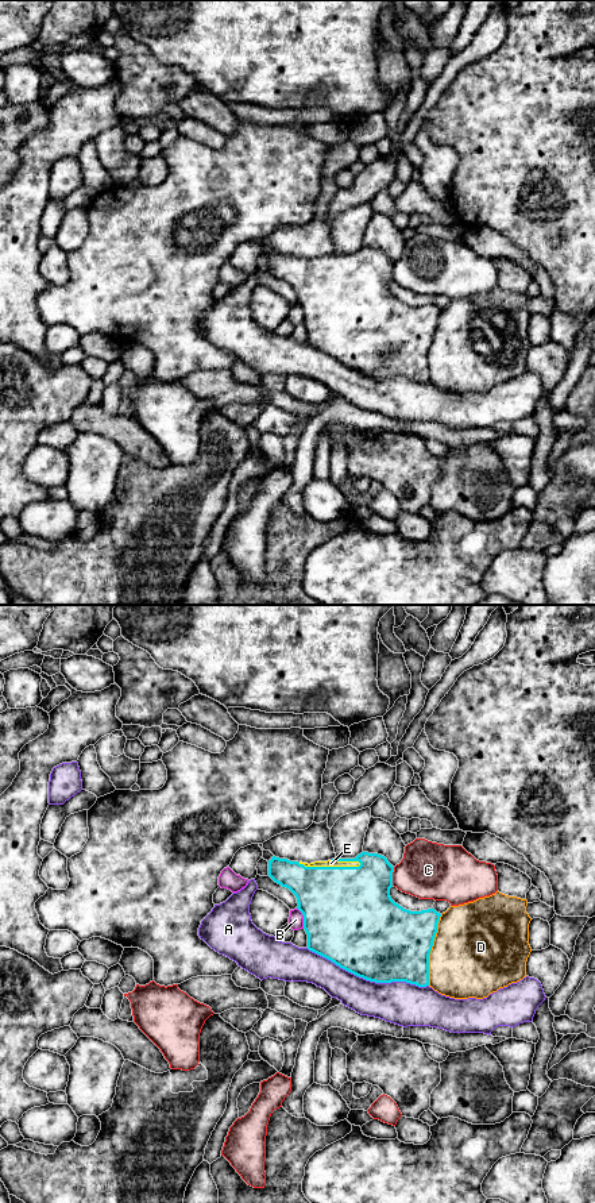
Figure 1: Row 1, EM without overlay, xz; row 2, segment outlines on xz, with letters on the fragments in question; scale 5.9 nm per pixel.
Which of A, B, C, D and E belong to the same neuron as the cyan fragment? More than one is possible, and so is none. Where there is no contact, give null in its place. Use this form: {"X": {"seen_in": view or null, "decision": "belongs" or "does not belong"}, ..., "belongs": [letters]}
{"A": {"seen_in": "xz", "decision": "does not belong"}, "B": {"seen_in": "xz", "decision": "does not belong"}, "C": {"seen_in": "xz", "decision": "does not belong"}, "D": {"seen_in": "xz", "decision": "does not belong"}, "E": {"seen_in": "xz", "decision": "belongs"}, "belongs": ["E"]}

